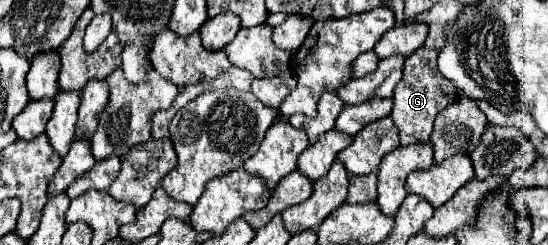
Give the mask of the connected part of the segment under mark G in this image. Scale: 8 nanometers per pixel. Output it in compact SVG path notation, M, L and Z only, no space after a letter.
M419 48L411 58L405 60L405 74L403 80L395 86L395 96L393 96L393 110L391 118L399 130L399 140L401 146L409 146L415 142L429 142L429 136L433 132L433 120L451 102L457 100L457 88L453 82L441 76L437 70L437 50L427 50Z

